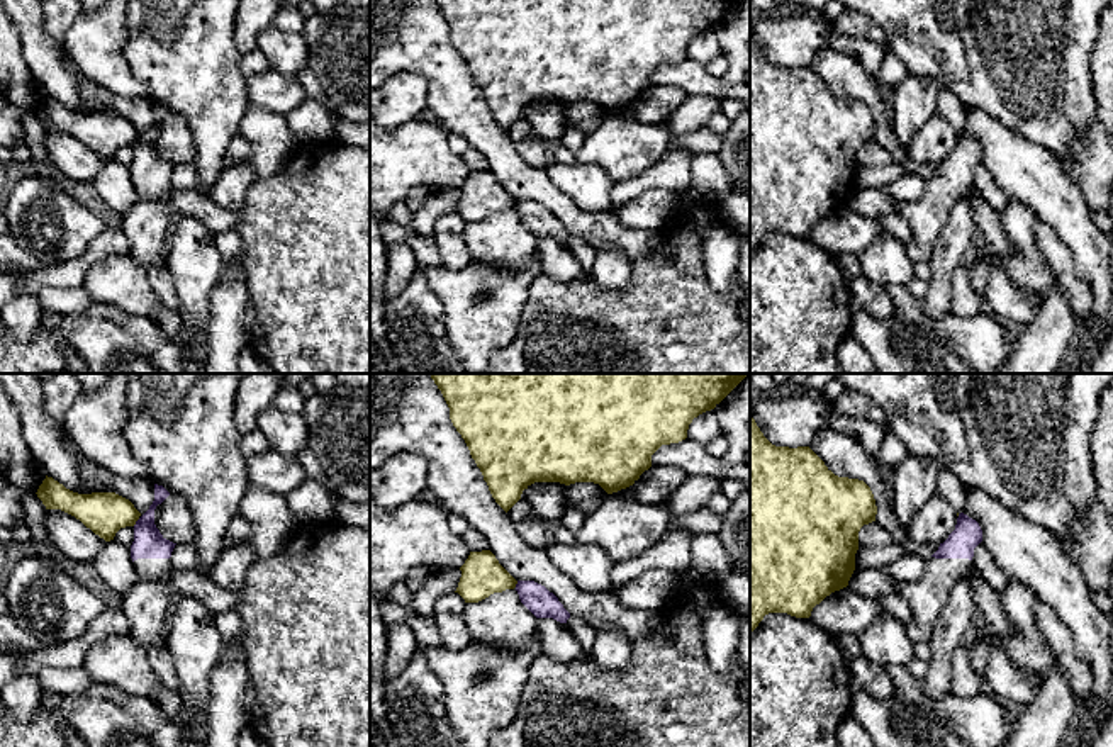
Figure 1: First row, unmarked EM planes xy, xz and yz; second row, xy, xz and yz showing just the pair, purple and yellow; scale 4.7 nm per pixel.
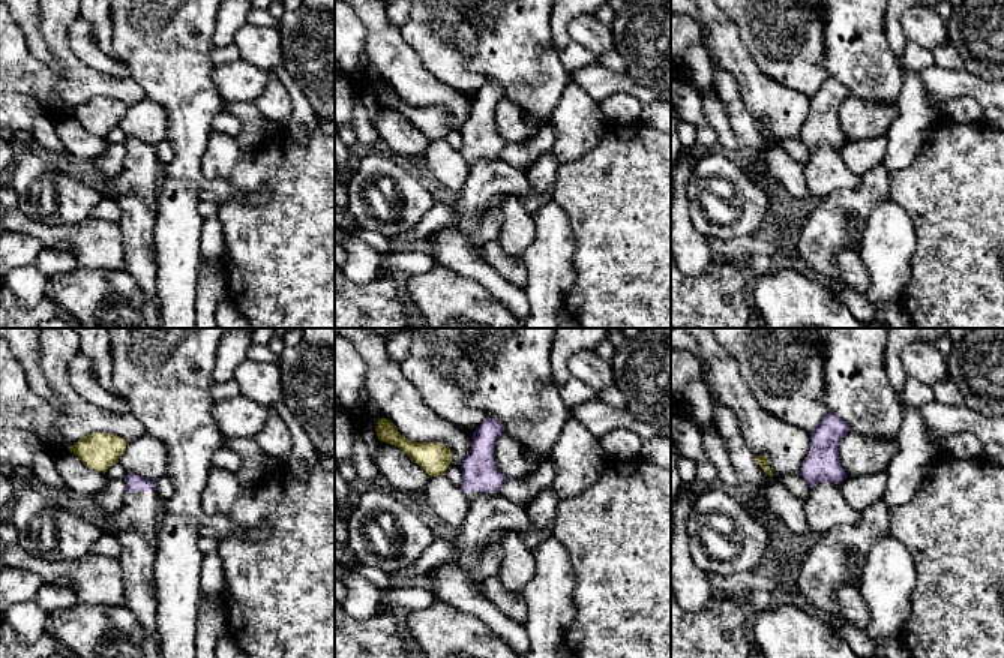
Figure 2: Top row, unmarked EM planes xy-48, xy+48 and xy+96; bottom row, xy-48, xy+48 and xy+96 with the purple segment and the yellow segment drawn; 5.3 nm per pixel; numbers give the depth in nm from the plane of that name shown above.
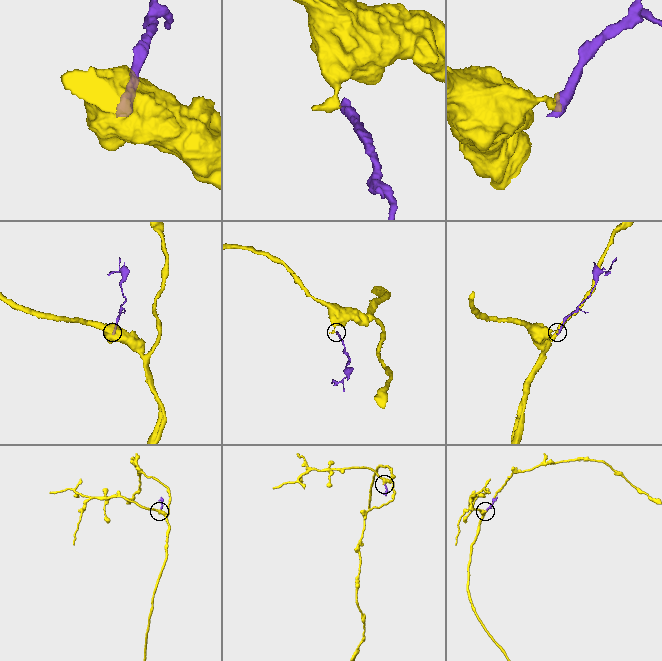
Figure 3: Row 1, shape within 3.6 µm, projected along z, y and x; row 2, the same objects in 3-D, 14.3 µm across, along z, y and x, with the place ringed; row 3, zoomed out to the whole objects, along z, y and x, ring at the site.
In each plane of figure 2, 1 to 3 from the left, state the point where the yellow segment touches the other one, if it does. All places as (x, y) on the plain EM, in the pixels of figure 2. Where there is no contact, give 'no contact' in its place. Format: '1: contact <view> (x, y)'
1: no contact
2: no contact
3: no contact

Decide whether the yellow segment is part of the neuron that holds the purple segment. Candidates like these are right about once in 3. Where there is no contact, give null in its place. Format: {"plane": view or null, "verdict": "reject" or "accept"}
{"plane": "xy", "verdict": "reject"}

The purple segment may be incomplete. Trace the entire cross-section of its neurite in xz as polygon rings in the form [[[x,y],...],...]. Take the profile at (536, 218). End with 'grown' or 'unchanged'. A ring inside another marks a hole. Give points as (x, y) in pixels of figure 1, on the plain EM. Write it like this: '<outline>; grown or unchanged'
[[[517,200],[516,211],[521,222],[536,236],[536,238],[553,238],[560,243],[567,243],[570,233],[563,227],[558,217],[550,212],[545,205],[534,200]]]; unchanged

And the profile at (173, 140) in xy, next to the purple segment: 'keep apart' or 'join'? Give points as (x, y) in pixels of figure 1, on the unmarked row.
keep apart

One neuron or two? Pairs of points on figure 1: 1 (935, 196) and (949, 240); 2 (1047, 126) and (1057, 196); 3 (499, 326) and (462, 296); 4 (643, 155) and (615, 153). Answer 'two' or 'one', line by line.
1: two
2: two
3: one
4: one

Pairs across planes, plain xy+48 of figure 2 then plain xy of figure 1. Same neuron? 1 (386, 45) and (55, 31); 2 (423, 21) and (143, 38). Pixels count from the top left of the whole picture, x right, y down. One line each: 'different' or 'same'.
1: different
2: different

